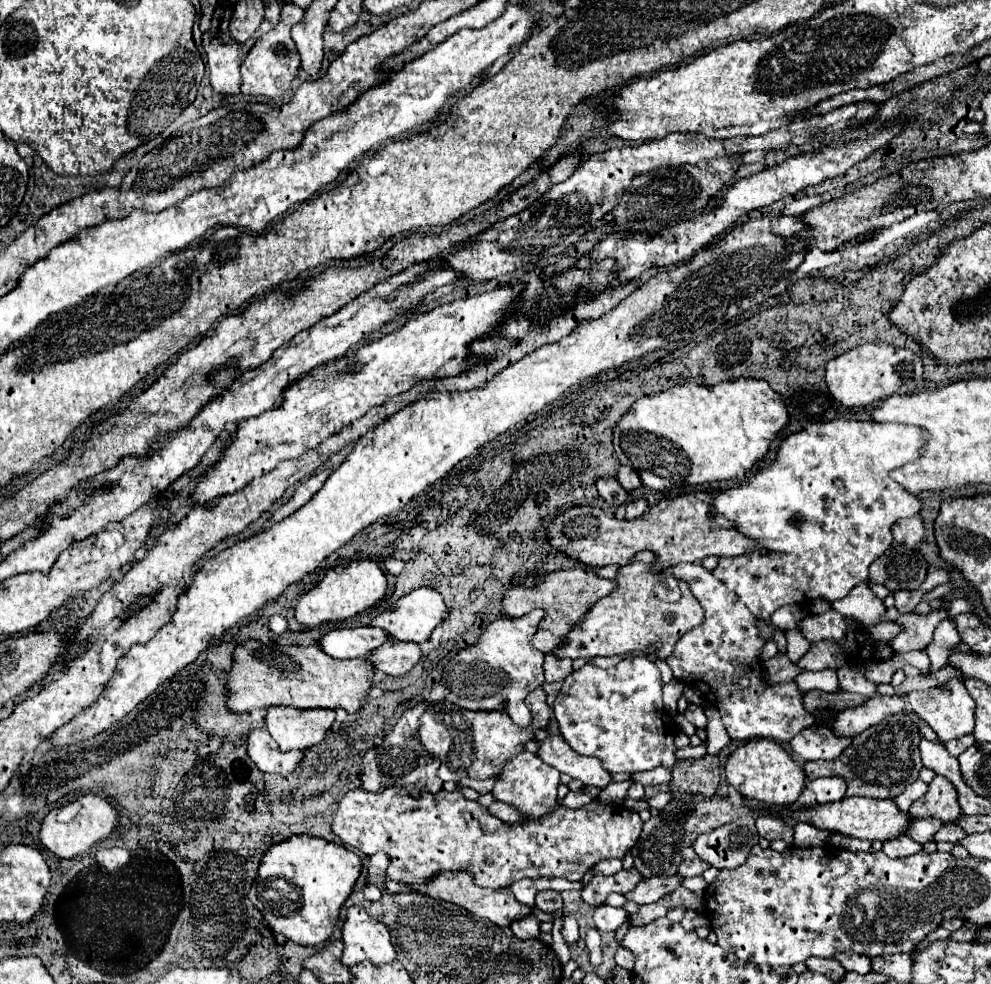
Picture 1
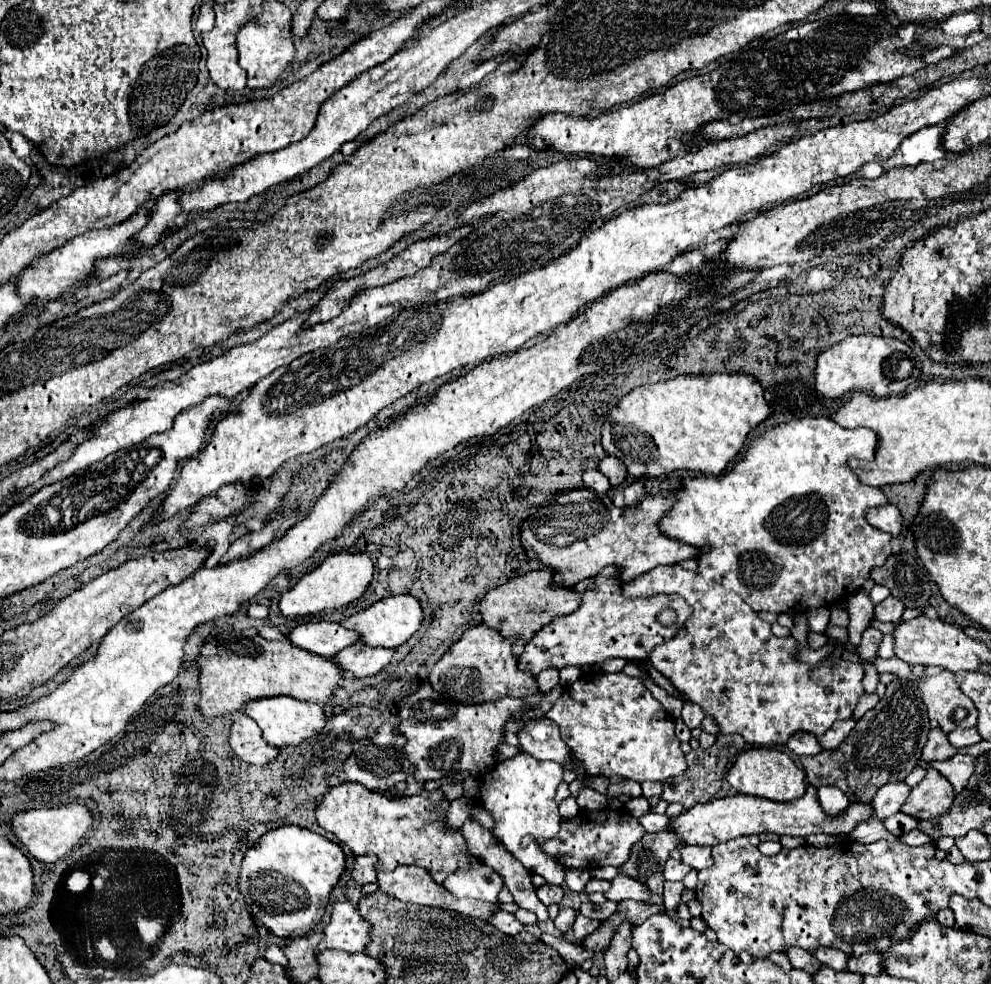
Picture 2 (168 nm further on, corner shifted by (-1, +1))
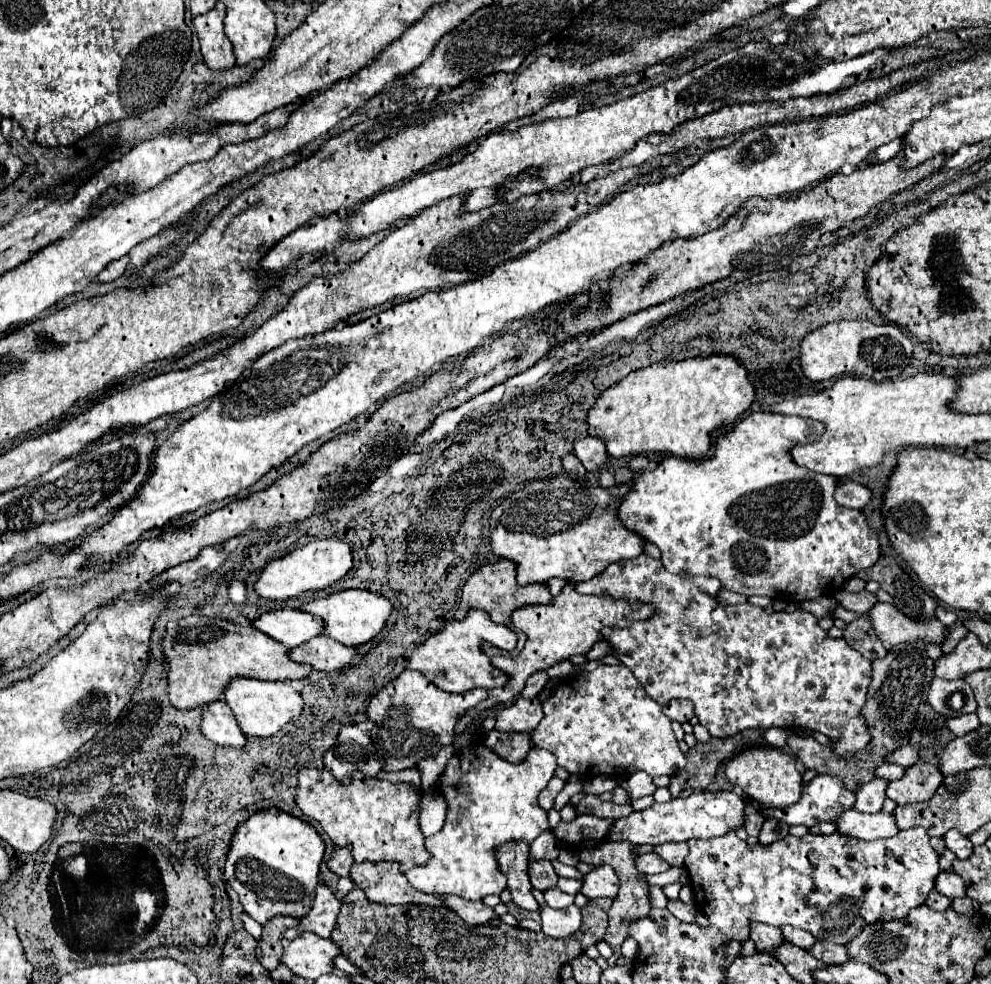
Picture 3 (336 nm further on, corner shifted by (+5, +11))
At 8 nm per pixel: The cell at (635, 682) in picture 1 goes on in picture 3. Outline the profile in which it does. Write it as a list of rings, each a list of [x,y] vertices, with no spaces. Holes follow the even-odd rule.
[[[599,665],[595,671],[579,675],[569,683],[555,689],[555,693],[543,703],[545,717],[535,729],[531,741],[539,749],[547,749],[557,757],[557,765],[565,767],[571,775],[619,775],[645,771],[647,775],[673,775],[683,769],[685,755],[677,745],[671,731],[671,719],[663,715],[663,707],[647,697],[647,691],[635,681],[631,669],[625,665]]]

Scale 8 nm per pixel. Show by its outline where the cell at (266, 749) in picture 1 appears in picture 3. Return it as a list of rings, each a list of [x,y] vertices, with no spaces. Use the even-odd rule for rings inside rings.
[[[215,701],[207,705],[207,709],[203,711],[201,733],[217,745],[227,745],[235,749],[243,749],[247,745],[247,735],[241,731],[225,701]]]

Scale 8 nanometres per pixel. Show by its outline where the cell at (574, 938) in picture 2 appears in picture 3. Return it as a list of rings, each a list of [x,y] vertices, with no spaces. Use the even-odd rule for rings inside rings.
[[[569,905],[563,911],[555,911],[551,907],[539,907],[543,919],[543,933],[551,937],[569,937],[581,927],[581,909],[577,905]]]

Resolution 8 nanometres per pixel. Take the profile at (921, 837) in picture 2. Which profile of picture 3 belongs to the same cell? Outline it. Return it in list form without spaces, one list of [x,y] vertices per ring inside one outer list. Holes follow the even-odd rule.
[[[849,809],[835,823],[837,823],[837,833],[859,837],[865,841],[879,839],[879,837],[893,837],[899,833],[895,817],[881,813],[881,811],[867,815],[867,813],[859,813],[855,809]]]

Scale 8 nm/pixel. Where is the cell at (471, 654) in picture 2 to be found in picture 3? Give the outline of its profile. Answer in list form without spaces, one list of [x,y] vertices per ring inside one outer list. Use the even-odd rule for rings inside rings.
[[[451,619],[439,633],[431,635],[423,645],[419,645],[411,659],[407,669],[421,671],[433,685],[447,693],[465,693],[469,689],[481,687],[481,689],[499,689],[509,683],[509,675],[501,669],[493,667],[491,659],[481,649],[483,641],[479,635],[475,635],[465,621]]]

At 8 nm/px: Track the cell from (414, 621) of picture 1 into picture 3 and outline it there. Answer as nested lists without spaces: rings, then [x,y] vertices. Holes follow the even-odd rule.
[[[349,589],[349,591],[333,593],[333,595],[323,597],[323,599],[309,601],[301,609],[309,611],[311,615],[319,615],[325,621],[325,631],[323,631],[325,635],[335,637],[343,645],[359,647],[359,645],[369,643],[375,635],[381,633],[387,619],[395,611],[395,605],[393,605],[391,599],[387,599],[381,593],[373,593],[373,591],[367,591],[367,589]]]

